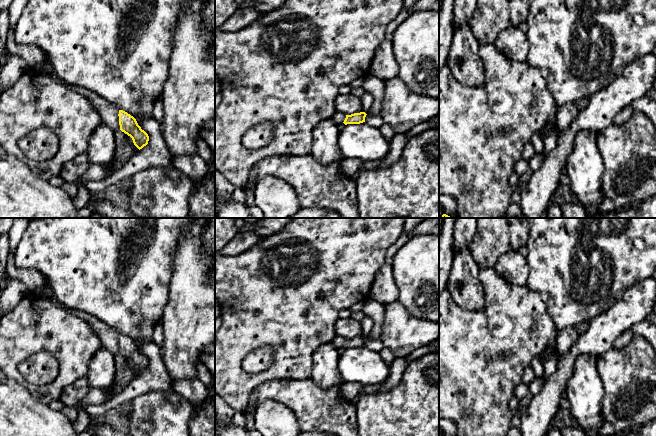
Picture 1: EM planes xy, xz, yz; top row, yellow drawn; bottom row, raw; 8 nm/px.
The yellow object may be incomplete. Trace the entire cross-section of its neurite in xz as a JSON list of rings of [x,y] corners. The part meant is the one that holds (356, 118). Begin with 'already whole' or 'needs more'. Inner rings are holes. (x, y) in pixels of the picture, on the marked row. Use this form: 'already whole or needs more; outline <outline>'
needs more; outline [[[335,112],[334,115],[332,116],[332,119],[334,123],[337,125],[344,123],[345,125],[347,124],[360,124],[365,122],[365,117],[366,117],[365,112],[360,112],[360,113],[354,113],[351,115],[345,115],[341,112]]]

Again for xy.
needs more; outline [[[70,85],[77,92],[84,95],[90,104],[101,116],[102,122],[113,131],[121,130],[133,140],[134,145],[140,150],[148,144],[149,136],[141,129],[136,119],[127,112],[120,110],[108,100],[82,87]]]

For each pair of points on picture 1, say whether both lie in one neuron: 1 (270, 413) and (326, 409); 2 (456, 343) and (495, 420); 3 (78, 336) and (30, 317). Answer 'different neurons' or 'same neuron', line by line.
1: different neurons
2: same neuron
3: same neuron

